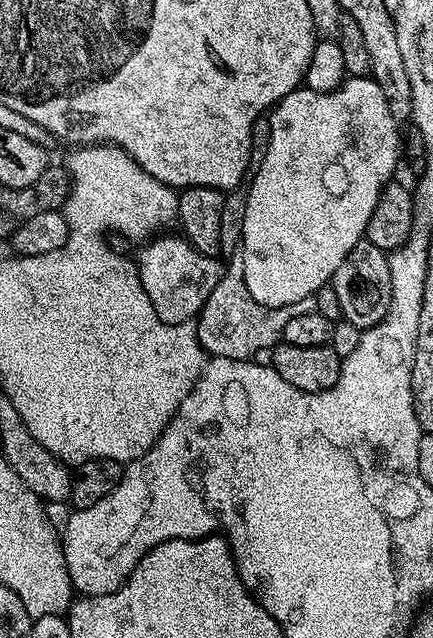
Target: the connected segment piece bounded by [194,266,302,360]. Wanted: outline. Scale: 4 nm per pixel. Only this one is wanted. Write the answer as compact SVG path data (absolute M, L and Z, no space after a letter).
M229 267L220 282L206 298L200 313L195 317L196 337L209 357L221 356L231 360L250 360L259 352L281 343L284 327L290 318L302 311L301 305L291 304L285 308L263 308L255 304L244 285L244 269Z

